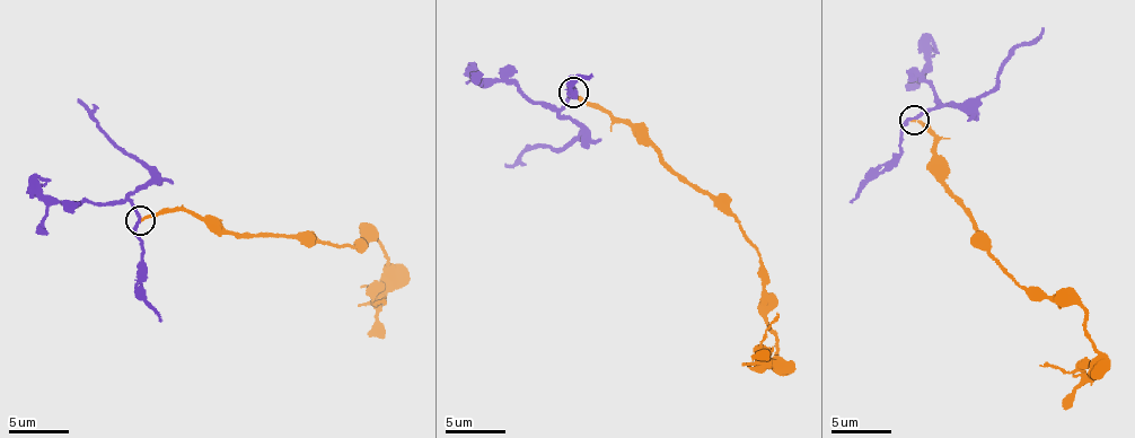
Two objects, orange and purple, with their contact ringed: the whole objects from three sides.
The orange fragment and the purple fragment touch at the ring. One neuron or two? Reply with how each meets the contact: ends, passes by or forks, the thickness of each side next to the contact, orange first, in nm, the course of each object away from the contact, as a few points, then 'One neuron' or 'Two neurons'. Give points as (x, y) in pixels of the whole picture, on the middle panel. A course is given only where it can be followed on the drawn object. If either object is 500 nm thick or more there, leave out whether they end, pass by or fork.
At the ring orange ends. At the ring purple passes by. Thickness 170 nm (orange) against 190 nm. Course of orange: (572, 92), (636, 124), (663, 161), (724, 203), (758, 257), (774, 362), (759, 345), (776, 312). Course of purple: (573, 90), (559, 114), (569, 119), (581, 134), (556, 149), (539, 143), (504, 165). Two neurons

